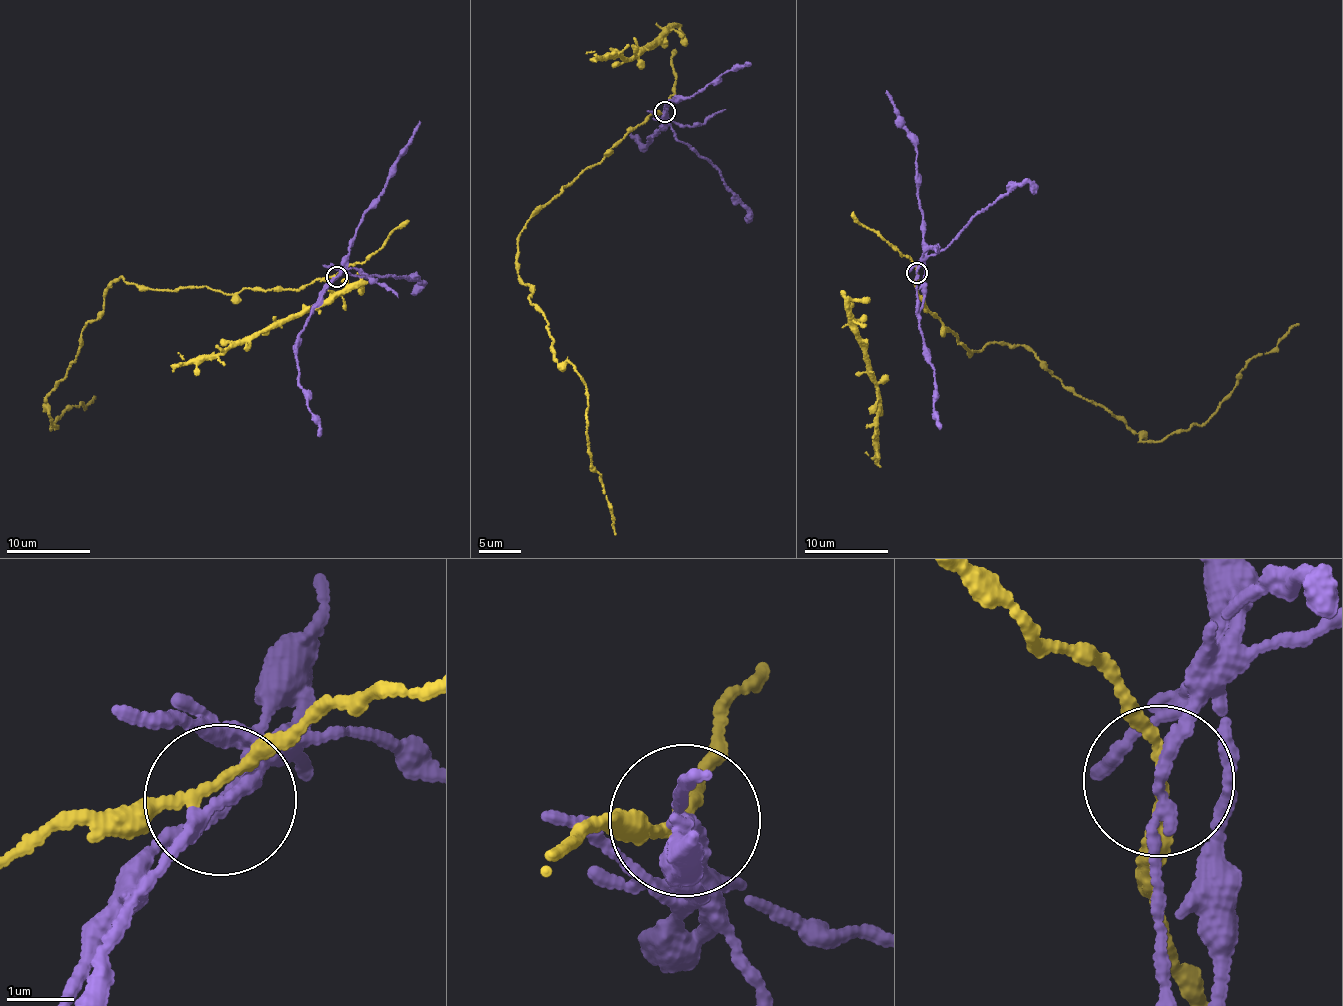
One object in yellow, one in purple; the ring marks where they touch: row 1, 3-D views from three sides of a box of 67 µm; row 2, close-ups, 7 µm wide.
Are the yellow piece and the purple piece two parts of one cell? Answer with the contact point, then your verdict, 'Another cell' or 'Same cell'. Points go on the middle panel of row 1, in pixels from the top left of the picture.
Place: (665, 111). Another cell

